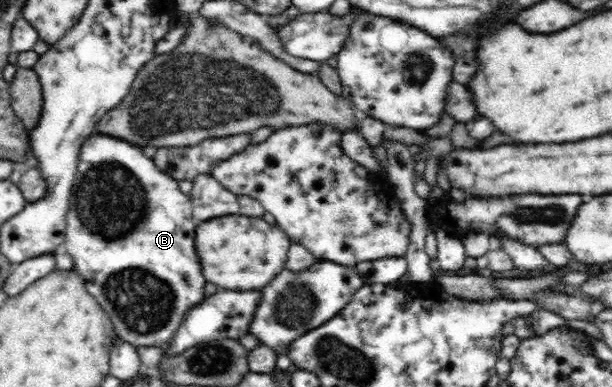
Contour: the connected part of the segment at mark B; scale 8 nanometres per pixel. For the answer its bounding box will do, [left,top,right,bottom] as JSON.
[64,131,206,348]

